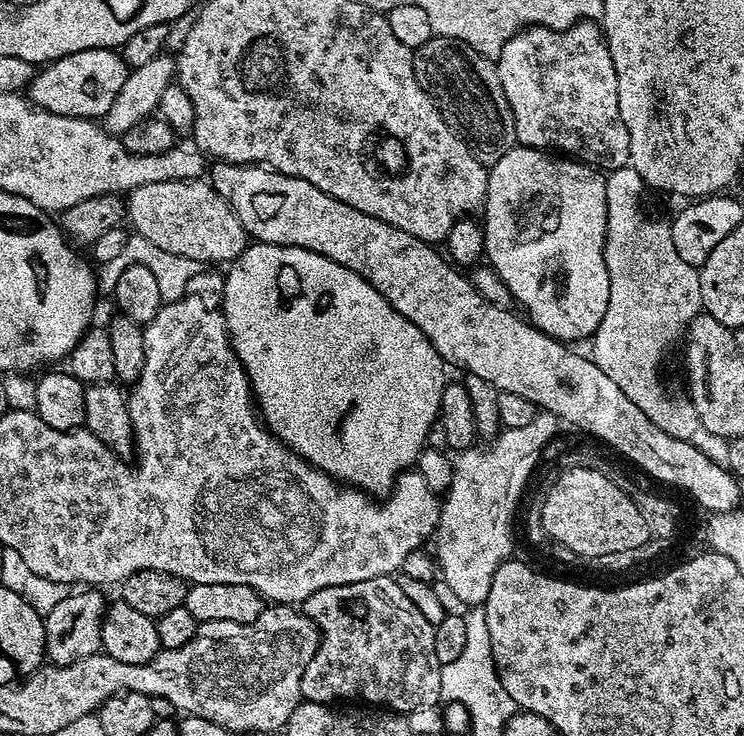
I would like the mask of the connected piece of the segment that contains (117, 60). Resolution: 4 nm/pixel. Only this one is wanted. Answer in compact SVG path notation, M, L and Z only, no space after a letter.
M87 48L45 64L26 89L27 99L50 114L77 116L95 121L108 115L122 82L126 82L130 69L119 51L111 48Z

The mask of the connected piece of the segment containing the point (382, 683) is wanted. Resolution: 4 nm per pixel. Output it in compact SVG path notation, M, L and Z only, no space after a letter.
M379 576L346 586L328 586L318 590L318 594L310 594L303 602L302 611L316 623L320 632L320 649L302 674L300 695L307 703L335 705L344 702L340 700L352 700L348 702L363 702L396 714L409 714L441 703L442 665L438 662L438 654L434 654L435 627L402 593L395 577Z

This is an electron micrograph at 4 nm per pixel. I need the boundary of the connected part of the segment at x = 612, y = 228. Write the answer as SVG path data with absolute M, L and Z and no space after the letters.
M631 166L613 169L606 177L607 238L604 240L603 260L610 275L610 297L602 322L592 337L593 360L613 382L618 382L622 394L666 434L697 448L706 458L723 462L728 441L710 434L698 418L691 399L679 400L668 396L660 381L662 360L671 345L664 344L668 332L660 332L660 324L648 324L648 296L672 296L672 288L701 286L699 269L679 257L675 249L671 223L652 220L640 208L640 194L645 191L644 180Z

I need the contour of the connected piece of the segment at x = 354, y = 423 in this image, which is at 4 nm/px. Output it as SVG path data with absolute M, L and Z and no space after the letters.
M249 243L242 255L227 265L224 272L222 311L228 334L232 337L232 348L244 367L248 383L252 385L254 404L262 417L264 427L290 451L298 453L319 472L328 473L333 480L373 498L387 496L396 485L396 477L415 465L416 459L426 447L427 432L440 414L442 390L446 383L446 361L438 354L438 350L434 350L426 334L422 334L422 330L418 330L414 322L398 314L398 310L394 310L394 306L390 306L390 302L386 302L386 298L382 298L382 294L378 294L378 290L374 290L374 286L370 286L366 278L354 274L354 270L346 270L346 266L322 254L281 244Z

